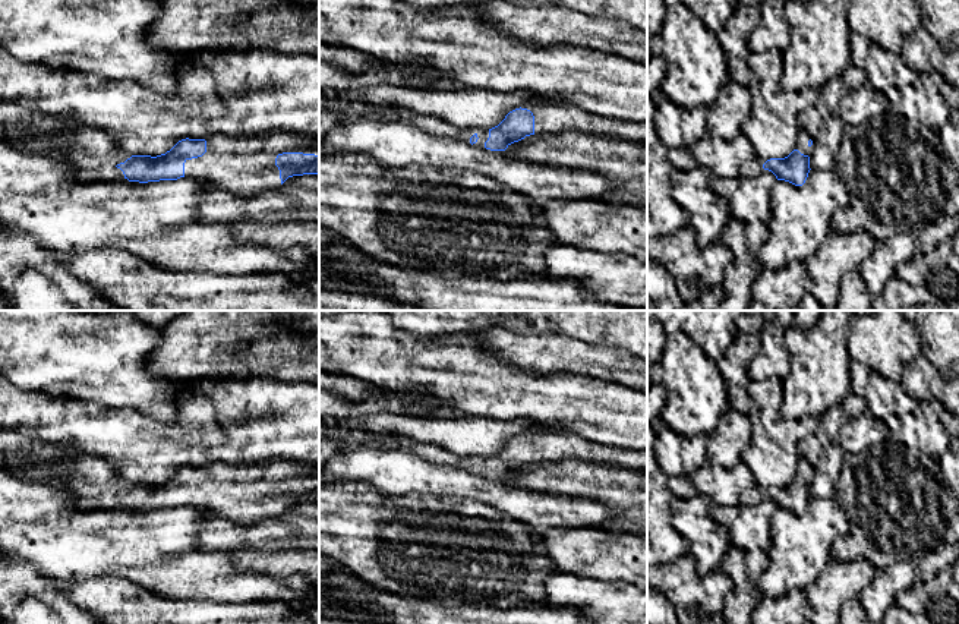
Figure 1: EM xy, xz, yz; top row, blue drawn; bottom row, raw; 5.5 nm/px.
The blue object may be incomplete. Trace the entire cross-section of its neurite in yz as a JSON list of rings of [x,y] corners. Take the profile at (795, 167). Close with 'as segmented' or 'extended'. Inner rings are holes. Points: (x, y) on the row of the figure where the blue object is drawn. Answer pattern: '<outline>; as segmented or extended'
[[[802,127],[796,135],[794,151],[785,158],[770,158],[763,164],[764,170],[772,171],[777,180],[802,186],[810,173],[810,155],[814,139]]]; extended

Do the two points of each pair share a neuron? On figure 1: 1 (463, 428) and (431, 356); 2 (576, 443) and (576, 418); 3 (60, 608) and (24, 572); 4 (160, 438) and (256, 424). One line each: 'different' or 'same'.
1: different
2: different
3: same
4: same

